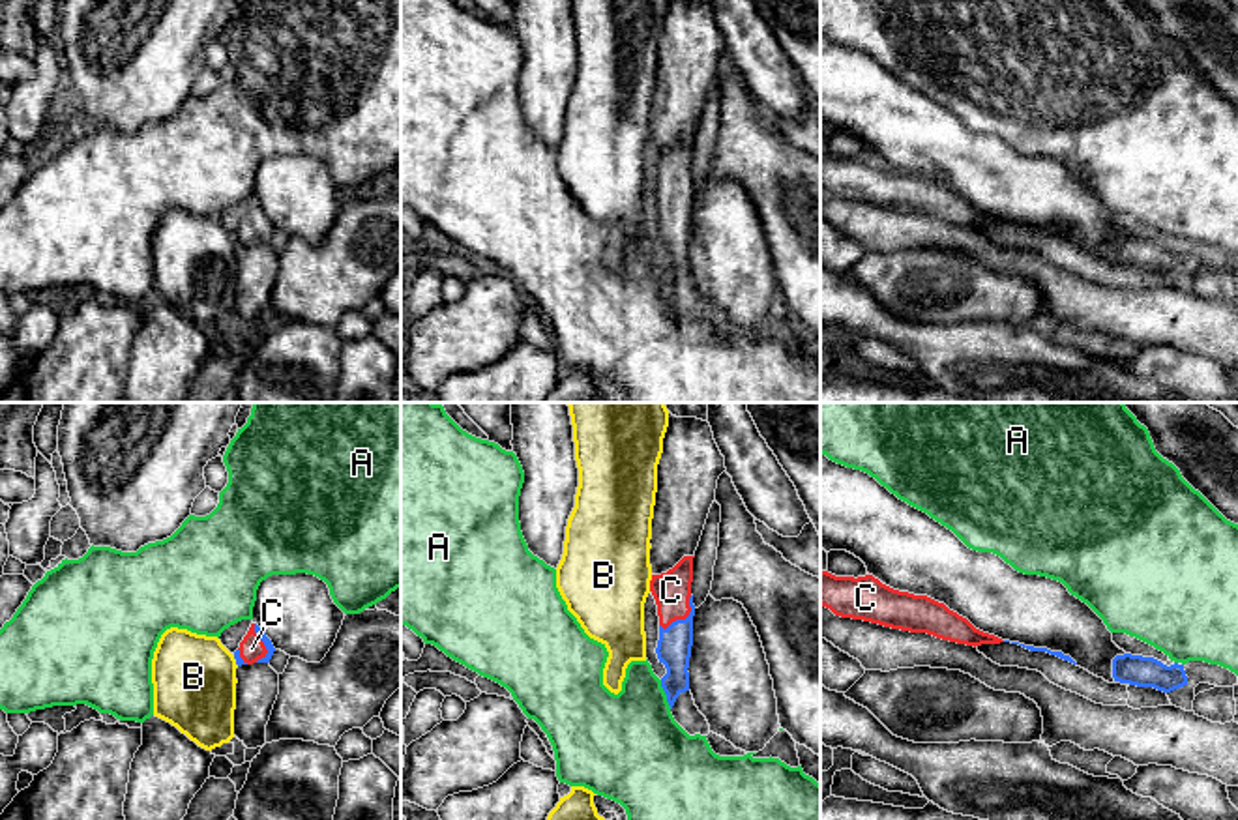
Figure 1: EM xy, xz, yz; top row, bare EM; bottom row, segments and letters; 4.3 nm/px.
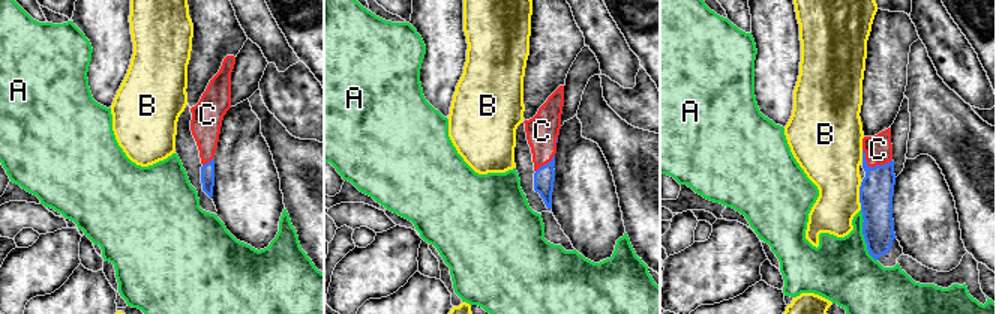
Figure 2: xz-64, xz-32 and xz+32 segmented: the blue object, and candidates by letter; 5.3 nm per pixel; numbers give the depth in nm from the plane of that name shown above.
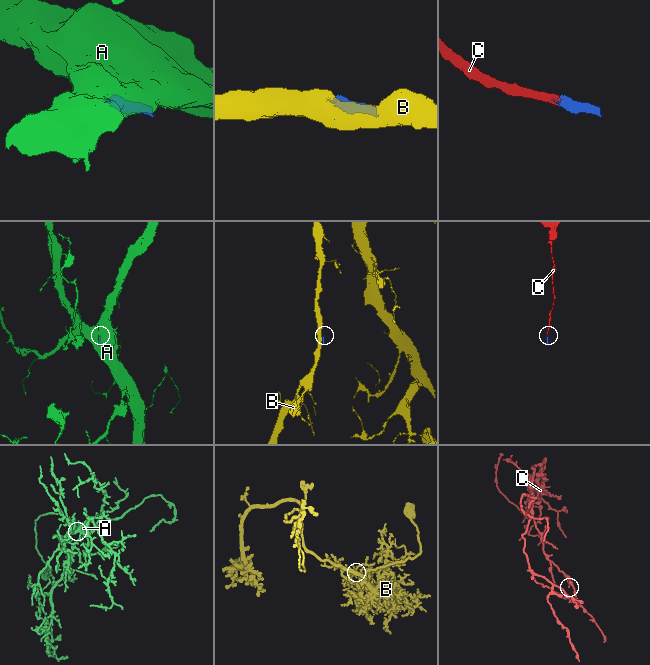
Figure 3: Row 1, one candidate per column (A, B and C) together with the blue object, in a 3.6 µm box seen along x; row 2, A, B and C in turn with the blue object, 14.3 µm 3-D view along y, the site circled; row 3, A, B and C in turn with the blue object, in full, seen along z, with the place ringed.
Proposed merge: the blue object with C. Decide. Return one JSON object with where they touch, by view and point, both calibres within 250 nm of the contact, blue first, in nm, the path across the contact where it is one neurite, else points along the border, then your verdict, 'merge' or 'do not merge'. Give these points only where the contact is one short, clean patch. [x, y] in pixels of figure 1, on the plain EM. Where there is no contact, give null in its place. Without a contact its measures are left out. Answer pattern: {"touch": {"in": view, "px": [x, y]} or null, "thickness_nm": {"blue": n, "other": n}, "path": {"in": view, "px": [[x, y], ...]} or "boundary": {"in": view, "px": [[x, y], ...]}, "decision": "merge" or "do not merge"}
{"touch": {"in": "xz", "px": [682, 201]}, "thickness_nm": {"blue": 150, "other": 160}, "path": {"in": "xz", "px": [[675, 223], [675, 208], [682, 201], [671, 171]]}, "decision": "merge"}

